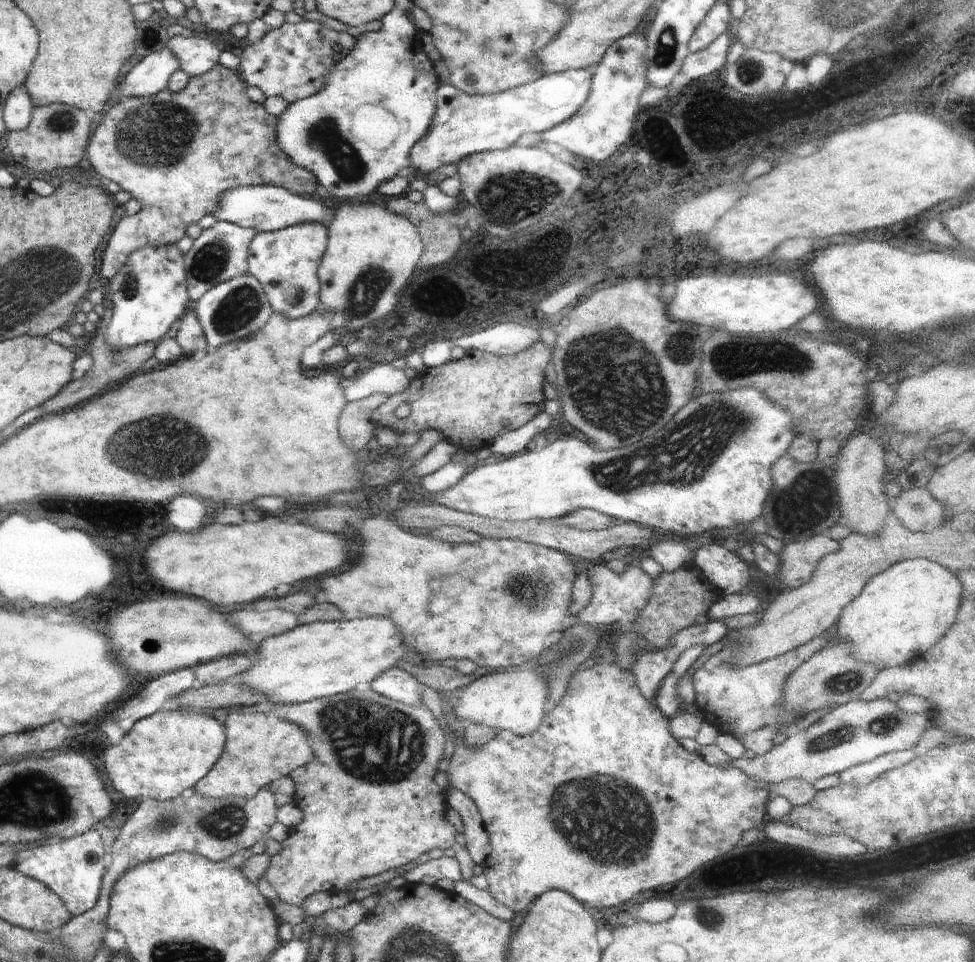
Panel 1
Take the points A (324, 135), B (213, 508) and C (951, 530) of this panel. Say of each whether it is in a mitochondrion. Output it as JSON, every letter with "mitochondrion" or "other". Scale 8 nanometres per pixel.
{"A":"mitochondrion","B":"other","C":"other"}

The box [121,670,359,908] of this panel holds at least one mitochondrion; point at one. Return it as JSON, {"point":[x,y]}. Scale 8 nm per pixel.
{"point":[225,820]}

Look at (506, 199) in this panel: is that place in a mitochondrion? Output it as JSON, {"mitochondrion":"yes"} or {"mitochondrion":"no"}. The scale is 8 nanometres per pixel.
{"mitochondrion":"yes"}

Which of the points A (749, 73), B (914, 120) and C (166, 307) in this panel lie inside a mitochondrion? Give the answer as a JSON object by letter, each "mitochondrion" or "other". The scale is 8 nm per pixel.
{"A":"mitochondrion","B":"other","C":"other"}

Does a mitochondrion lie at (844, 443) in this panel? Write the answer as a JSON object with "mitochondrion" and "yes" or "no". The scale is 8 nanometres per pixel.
{"mitochondrion":"no"}

